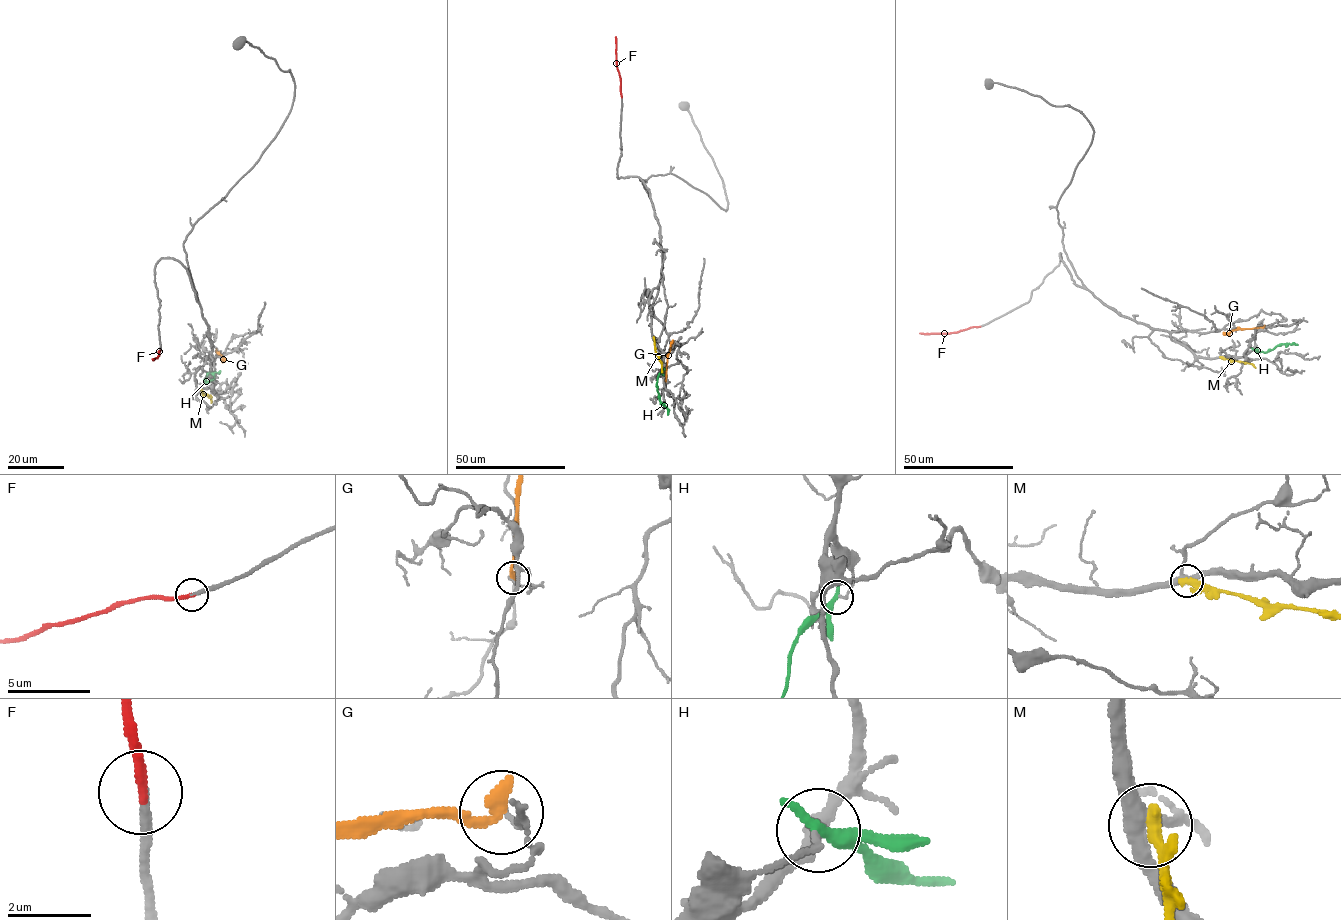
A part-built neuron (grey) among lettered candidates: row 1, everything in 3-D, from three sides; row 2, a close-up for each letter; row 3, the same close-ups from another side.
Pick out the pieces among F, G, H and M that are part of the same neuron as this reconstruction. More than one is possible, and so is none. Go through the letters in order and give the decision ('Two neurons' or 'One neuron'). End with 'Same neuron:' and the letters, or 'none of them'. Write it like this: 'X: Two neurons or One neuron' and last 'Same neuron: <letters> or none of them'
F: One neuron
G: Two neurons
H: Two neurons
M: Two neurons
Same neuron: F

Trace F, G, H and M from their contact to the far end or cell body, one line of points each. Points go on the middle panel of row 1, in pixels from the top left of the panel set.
F: (621, 96), (616, 36)
G: (665, 381), (667, 354), (672, 340)
H: (664, 369), (659, 375), (657, 391), (668, 415)
M: (653, 337), (662, 372)

